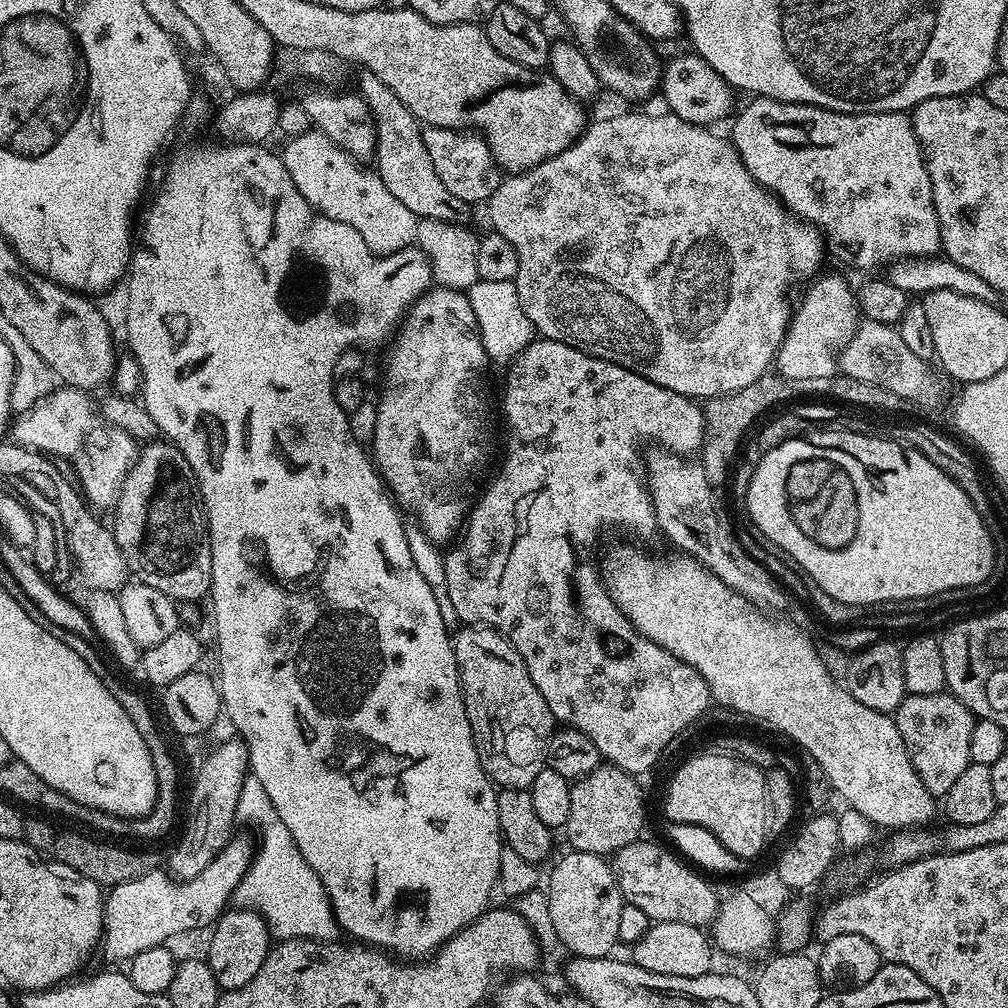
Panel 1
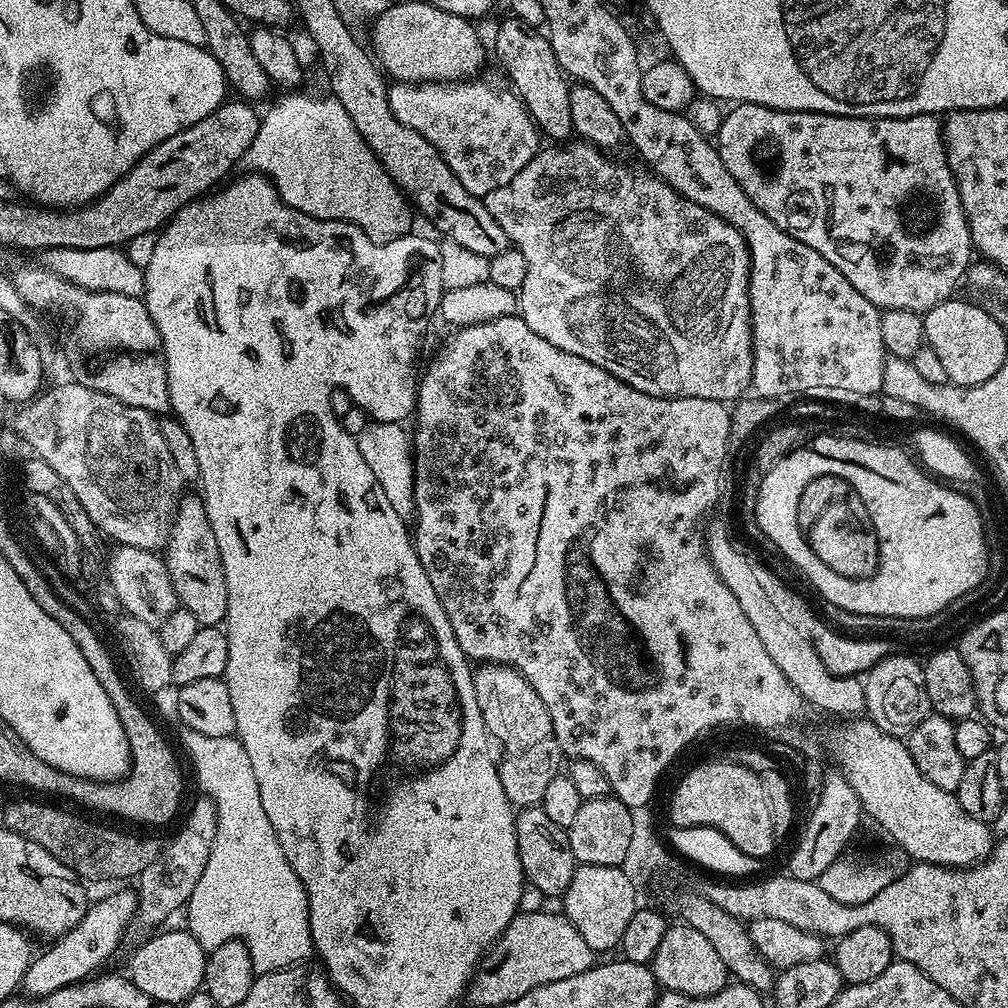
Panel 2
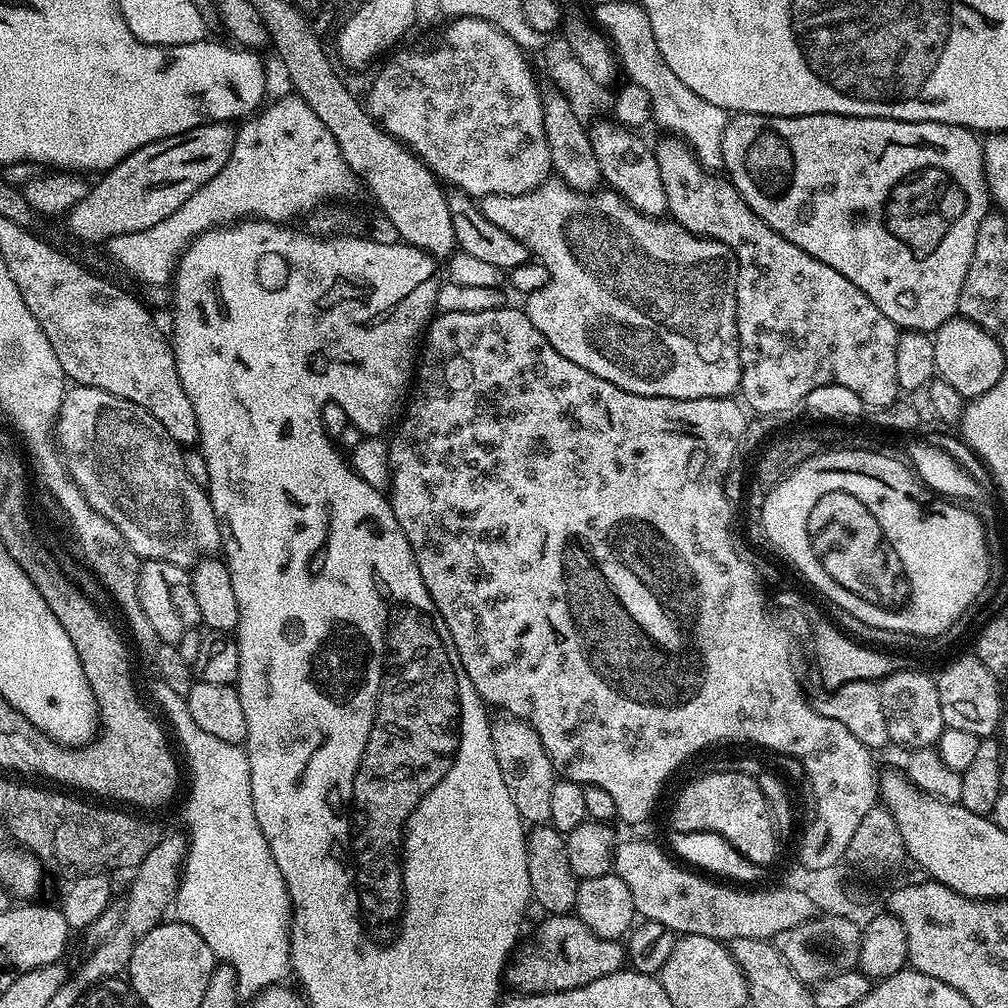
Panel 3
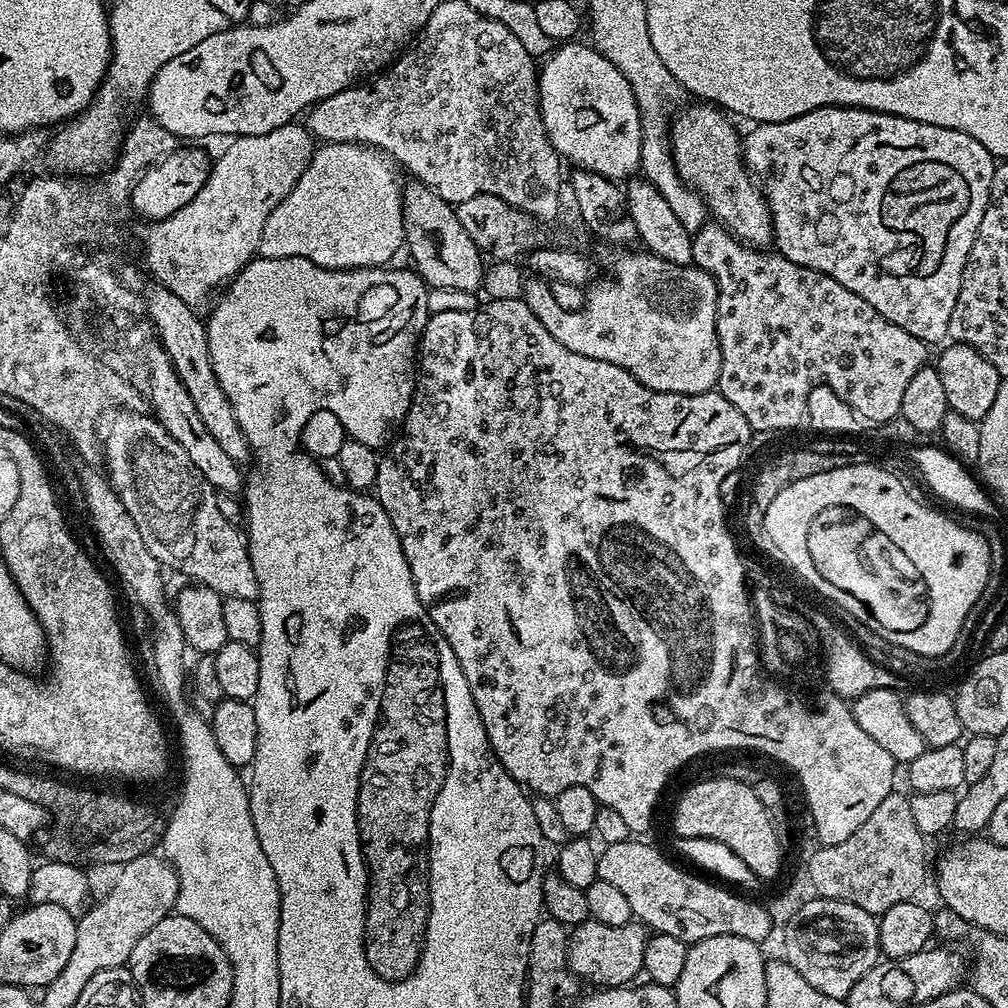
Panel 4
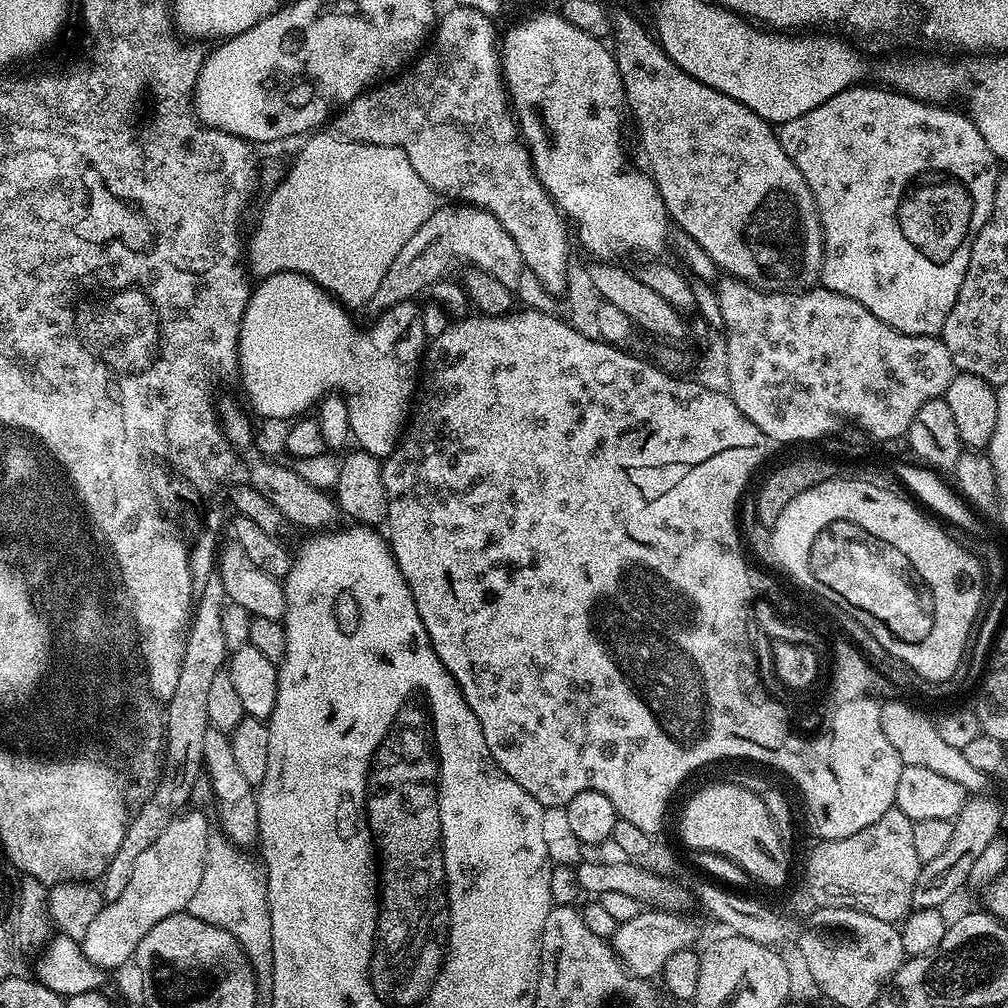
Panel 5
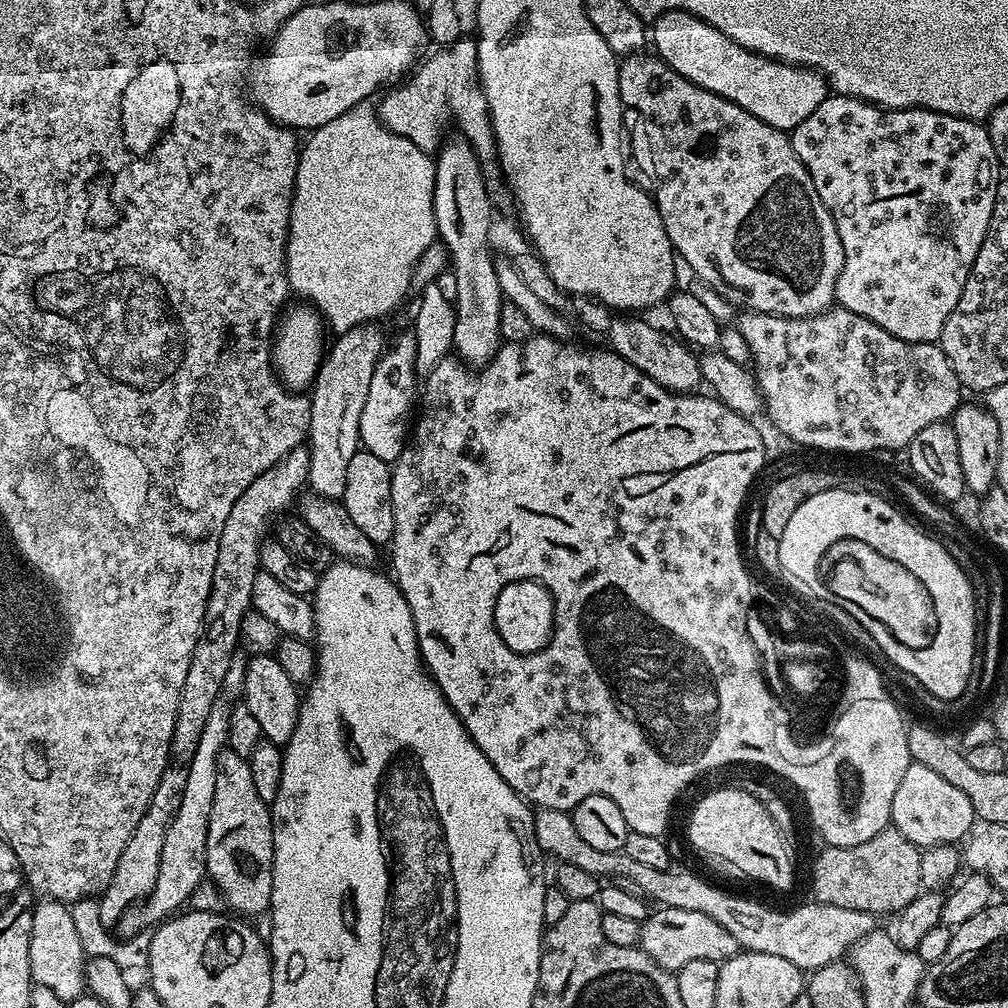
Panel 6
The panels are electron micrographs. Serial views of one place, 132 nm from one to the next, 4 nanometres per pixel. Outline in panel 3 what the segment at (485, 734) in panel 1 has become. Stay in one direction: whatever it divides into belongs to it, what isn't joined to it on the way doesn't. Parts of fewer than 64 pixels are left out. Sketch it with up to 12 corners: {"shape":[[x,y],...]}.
{"shape":[[524,720],[492,724],[494,758],[525,825],[550,821],[556,771]]}

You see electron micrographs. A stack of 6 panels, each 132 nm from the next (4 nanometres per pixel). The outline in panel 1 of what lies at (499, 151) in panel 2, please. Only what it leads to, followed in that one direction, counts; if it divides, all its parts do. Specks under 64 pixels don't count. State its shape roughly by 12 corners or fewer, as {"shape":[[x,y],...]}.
{"shape":[[428,126],[439,178],[467,206],[498,190],[502,169],[483,136]]}

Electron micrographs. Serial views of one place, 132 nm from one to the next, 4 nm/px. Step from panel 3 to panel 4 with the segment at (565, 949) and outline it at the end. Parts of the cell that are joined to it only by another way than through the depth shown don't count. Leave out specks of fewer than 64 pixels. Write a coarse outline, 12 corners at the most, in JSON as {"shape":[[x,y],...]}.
{"shape":[[639,922],[571,929],[568,969],[597,989],[643,973]]}

